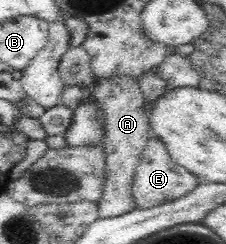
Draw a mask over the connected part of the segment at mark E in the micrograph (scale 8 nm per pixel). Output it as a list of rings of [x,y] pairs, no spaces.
[[[152,135],[151,141],[148,142],[148,146],[138,161],[136,173],[134,173],[134,183],[132,183],[134,206],[136,209],[150,209],[175,201],[193,191],[200,182],[201,180],[197,176],[190,174],[184,167],[176,164],[168,156],[166,146],[160,142],[160,138]]]

